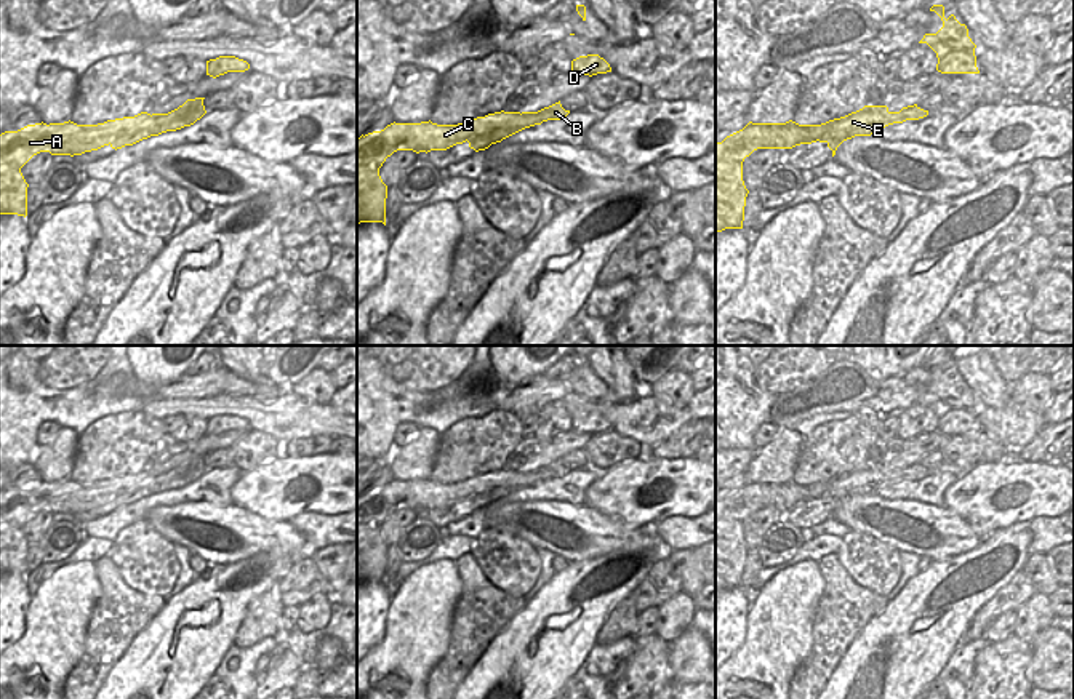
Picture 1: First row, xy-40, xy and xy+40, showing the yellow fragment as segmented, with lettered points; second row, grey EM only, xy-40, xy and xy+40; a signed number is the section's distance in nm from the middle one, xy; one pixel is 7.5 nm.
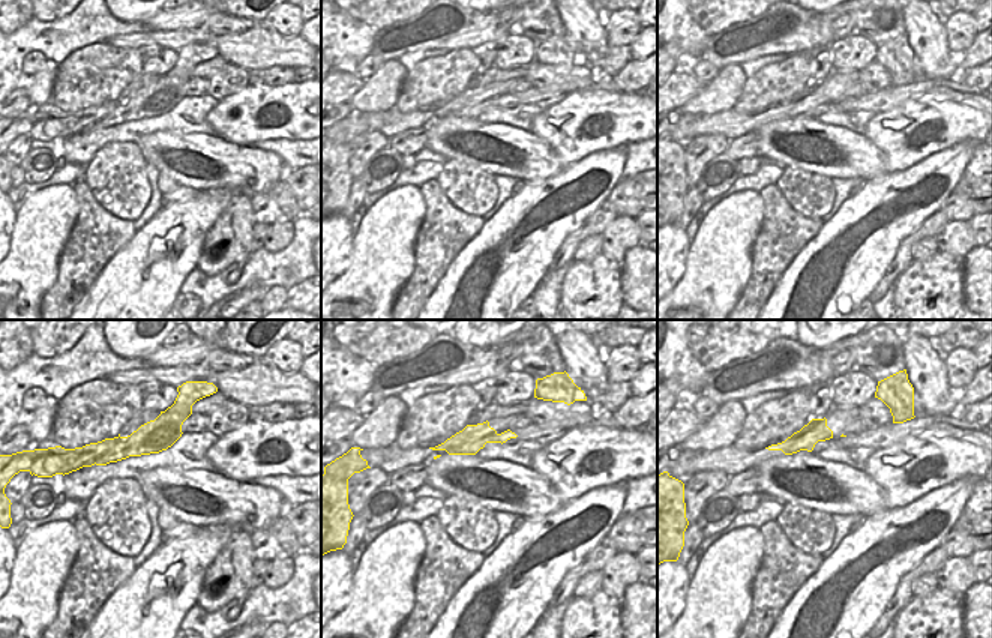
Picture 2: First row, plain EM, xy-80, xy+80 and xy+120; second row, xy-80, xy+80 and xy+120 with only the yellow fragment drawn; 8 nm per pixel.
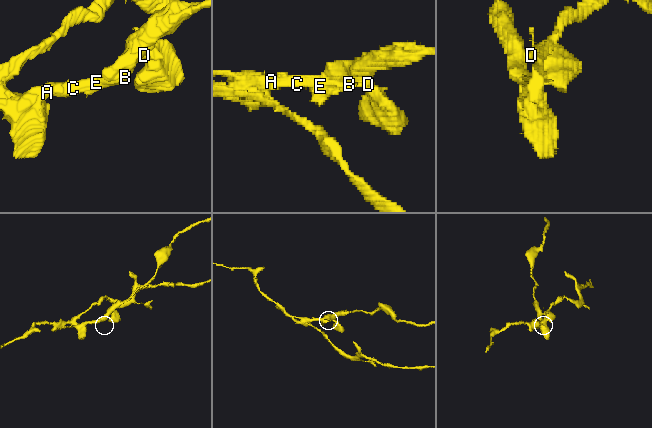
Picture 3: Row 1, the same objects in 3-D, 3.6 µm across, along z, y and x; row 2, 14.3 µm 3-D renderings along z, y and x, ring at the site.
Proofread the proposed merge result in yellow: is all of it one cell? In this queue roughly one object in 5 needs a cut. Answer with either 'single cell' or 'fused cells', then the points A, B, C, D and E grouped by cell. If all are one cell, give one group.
fused cells; groups A B C E / D

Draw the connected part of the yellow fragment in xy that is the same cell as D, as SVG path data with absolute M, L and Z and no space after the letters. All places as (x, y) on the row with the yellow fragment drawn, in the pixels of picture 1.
M599 54L579 56L571 61L571 74L597 75L611 72L610 64Z

